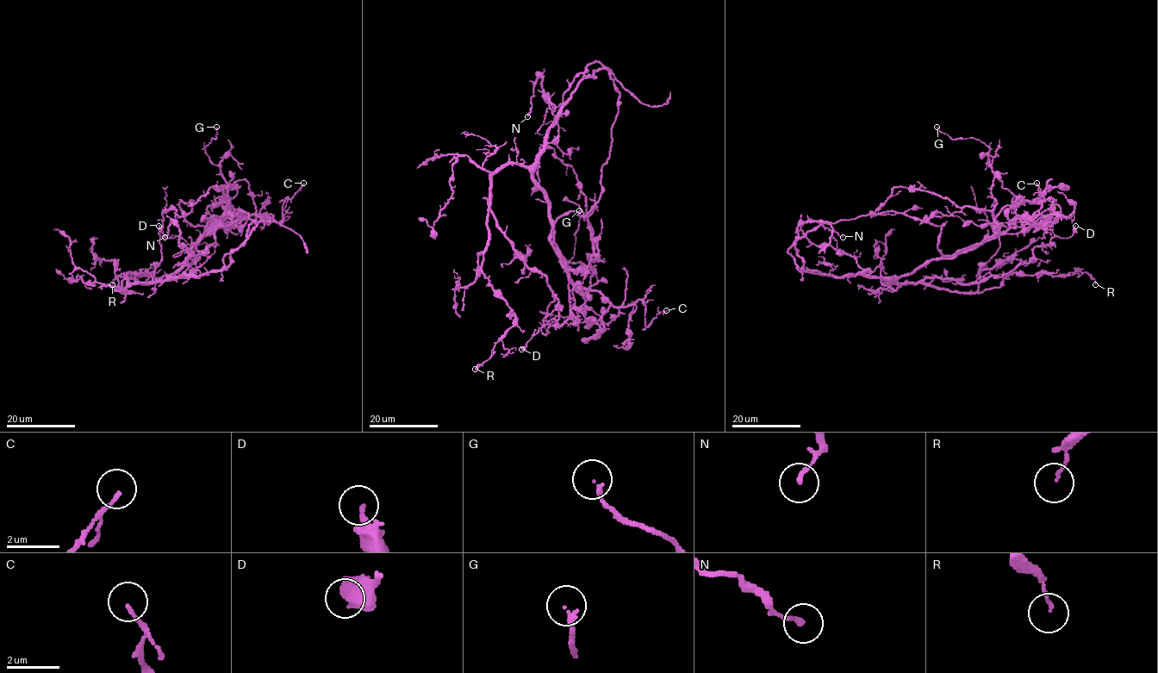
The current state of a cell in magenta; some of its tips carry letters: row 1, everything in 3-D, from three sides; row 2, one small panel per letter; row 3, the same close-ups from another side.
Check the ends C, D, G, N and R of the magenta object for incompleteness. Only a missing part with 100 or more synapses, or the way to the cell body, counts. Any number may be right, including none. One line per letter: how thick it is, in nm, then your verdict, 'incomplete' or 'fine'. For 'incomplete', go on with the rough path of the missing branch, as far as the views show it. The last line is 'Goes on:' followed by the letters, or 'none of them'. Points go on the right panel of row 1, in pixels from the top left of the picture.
C: 130 nm thick; fine
D: 280 nm thick; fine
G: 160 nm thick; fine
N: 180 nm thick; fine
R: 100 nm thick; fine
Goes on: none of them

